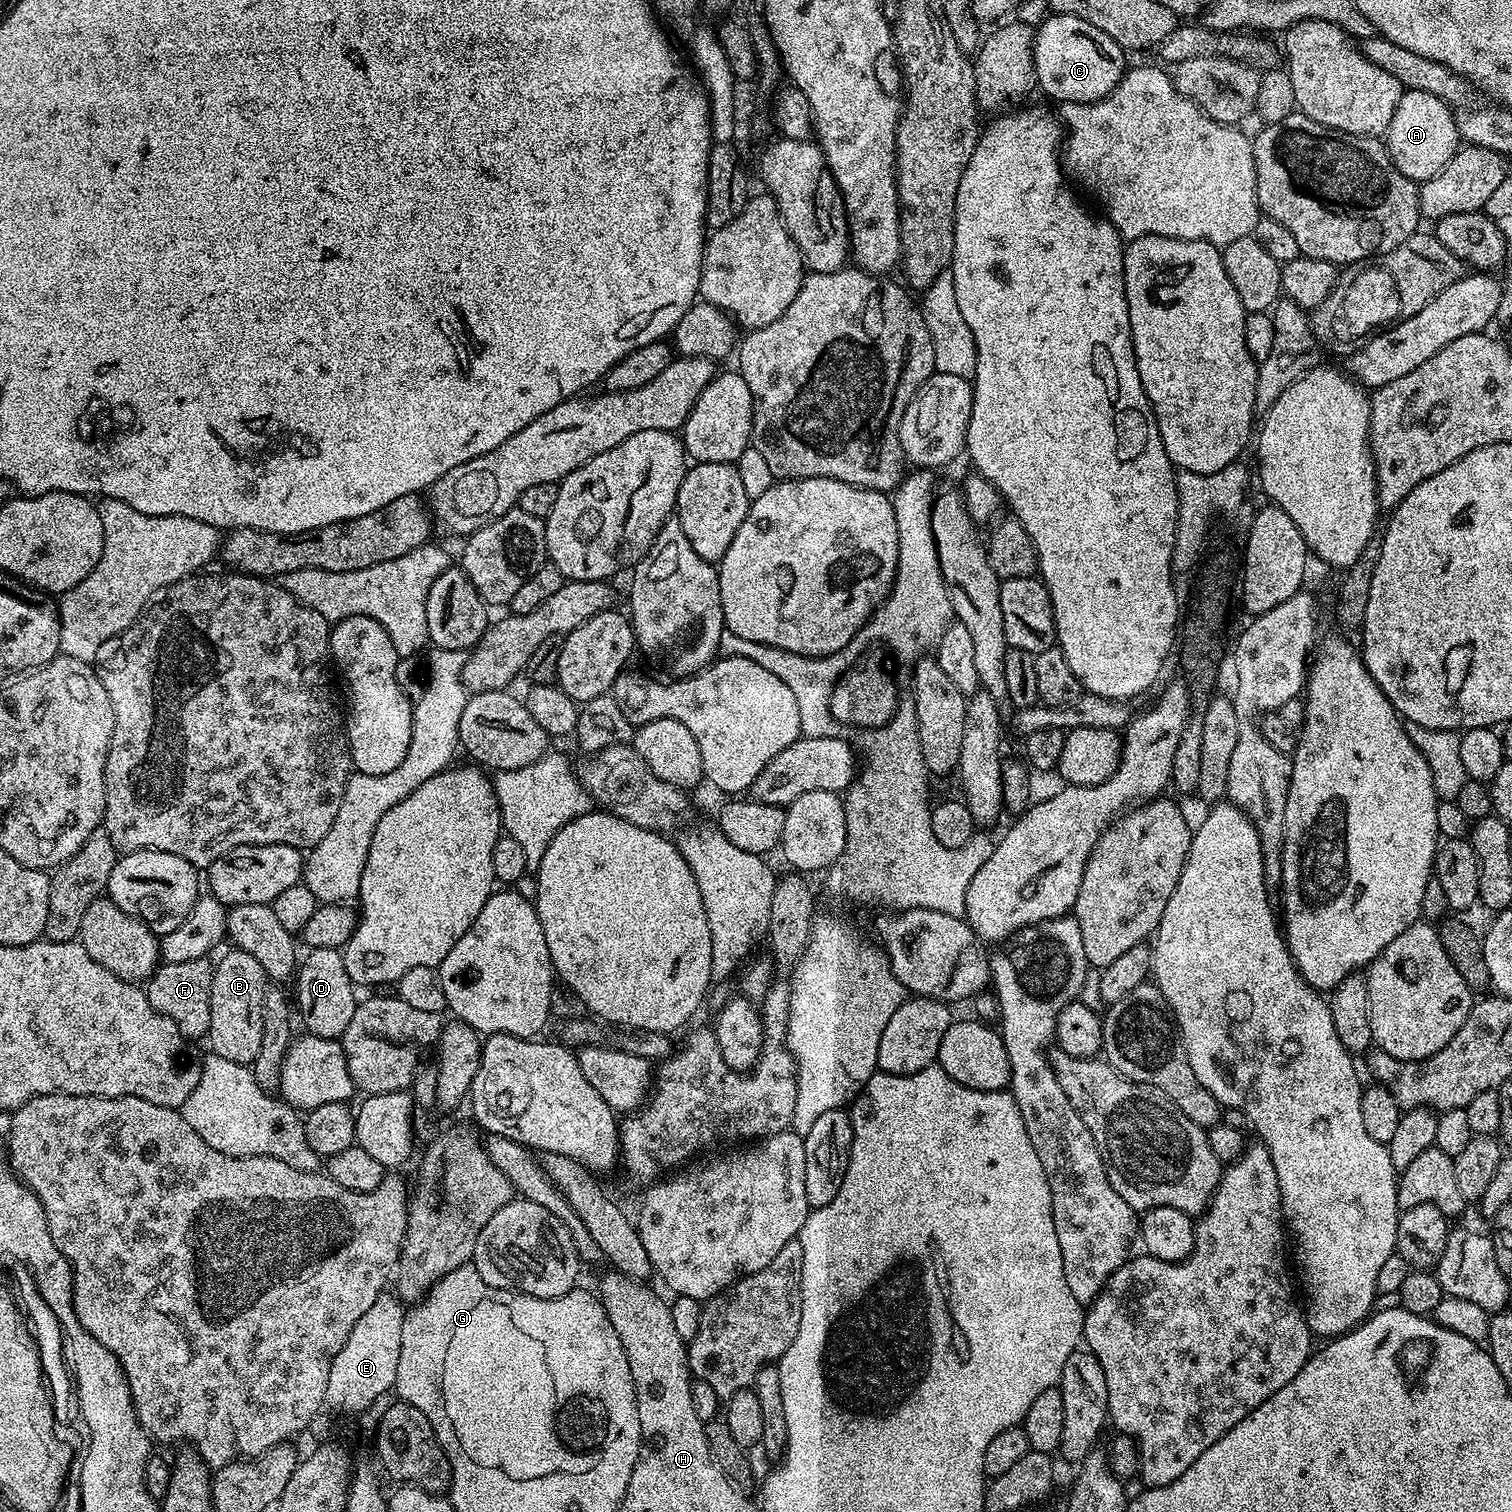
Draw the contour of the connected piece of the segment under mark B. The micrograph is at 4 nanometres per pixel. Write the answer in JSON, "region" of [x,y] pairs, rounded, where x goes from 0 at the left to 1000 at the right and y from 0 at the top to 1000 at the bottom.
{"region":[[[153,628],[142,636],[139,652],[139,681],[136,686],[140,698],[167,705],[173,688],[173,667],[176,646],[171,634]]]}

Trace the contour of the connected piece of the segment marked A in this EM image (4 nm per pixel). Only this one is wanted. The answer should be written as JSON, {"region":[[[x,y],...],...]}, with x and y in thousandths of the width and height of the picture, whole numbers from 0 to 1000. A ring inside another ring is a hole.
{"region":[[[930,60],[925,66],[925,73],[919,78],[917,88],[918,104],[930,118],[941,120],[948,118],[966,97],[966,87],[963,83],[961,72],[954,65],[948,65],[943,60]]]}

